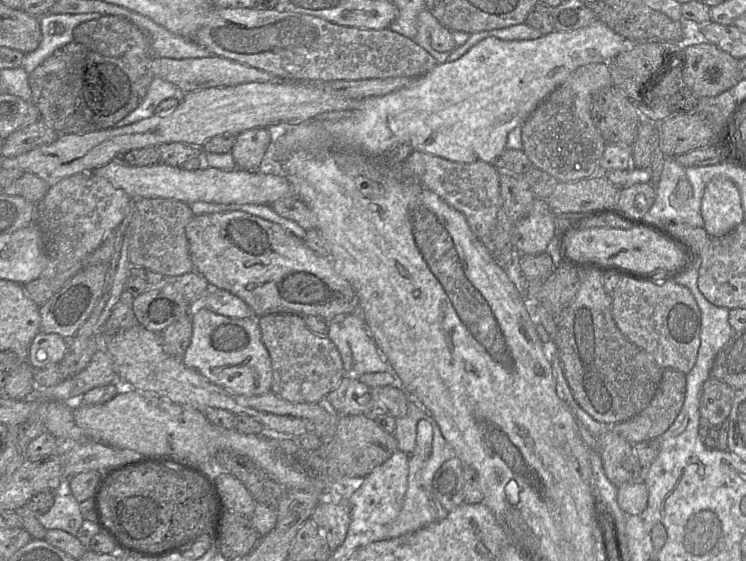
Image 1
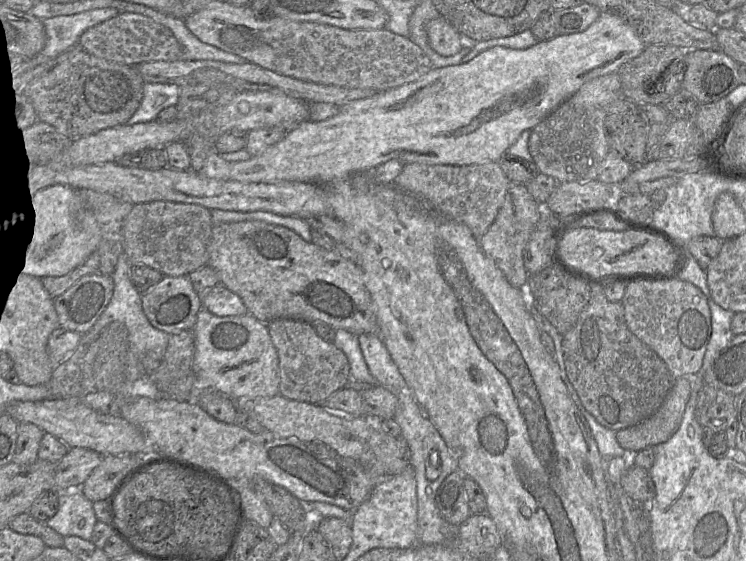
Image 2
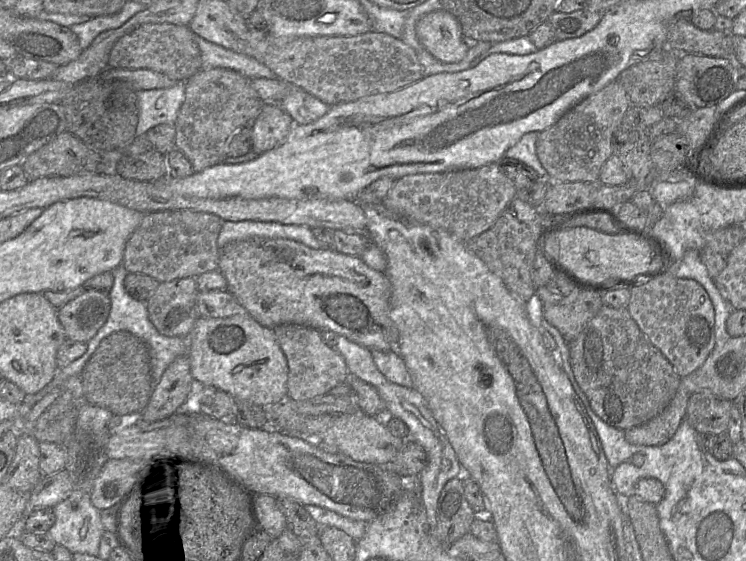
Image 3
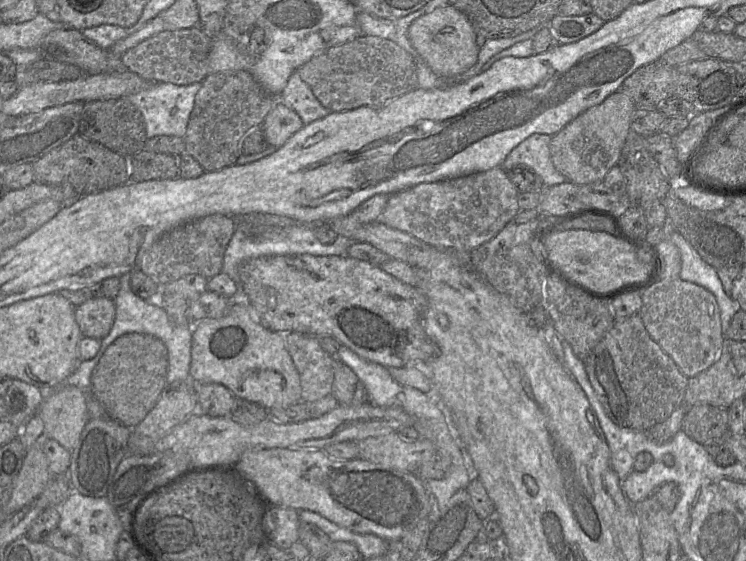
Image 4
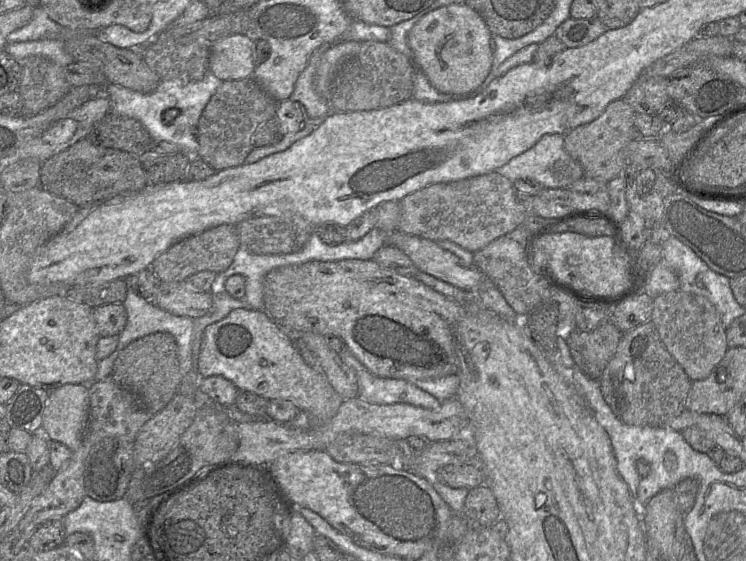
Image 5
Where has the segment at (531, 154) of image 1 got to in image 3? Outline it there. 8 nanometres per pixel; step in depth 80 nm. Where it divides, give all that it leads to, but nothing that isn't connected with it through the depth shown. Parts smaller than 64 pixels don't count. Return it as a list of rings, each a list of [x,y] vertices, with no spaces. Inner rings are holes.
[[[619,80],[583,99],[554,125],[539,133],[536,154],[553,182],[599,183],[603,164],[613,155],[612,140],[631,103]]]

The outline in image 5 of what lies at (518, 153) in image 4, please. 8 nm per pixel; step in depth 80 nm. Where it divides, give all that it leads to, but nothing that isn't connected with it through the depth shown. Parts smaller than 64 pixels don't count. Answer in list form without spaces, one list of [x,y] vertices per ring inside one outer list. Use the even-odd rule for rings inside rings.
[[[546,134],[529,150],[512,158],[504,166],[498,168],[498,173],[508,178],[512,183],[519,179],[532,179],[543,189],[567,188],[576,180],[584,177],[581,164],[574,160],[564,148],[564,135]]]

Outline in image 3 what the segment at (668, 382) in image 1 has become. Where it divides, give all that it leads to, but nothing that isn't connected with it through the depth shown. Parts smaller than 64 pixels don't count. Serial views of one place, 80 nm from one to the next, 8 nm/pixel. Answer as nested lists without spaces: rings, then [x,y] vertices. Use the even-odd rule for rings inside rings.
[[[679,386],[669,405],[660,414],[625,431],[626,440],[637,446],[659,446],[667,443],[686,418],[690,396],[690,393]]]

